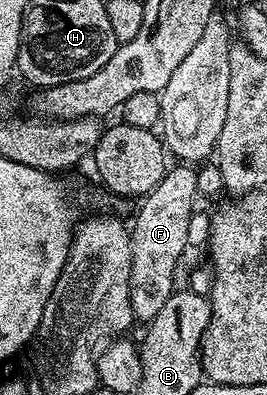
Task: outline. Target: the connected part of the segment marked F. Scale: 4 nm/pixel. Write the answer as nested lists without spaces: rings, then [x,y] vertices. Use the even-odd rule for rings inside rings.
[[[175,163],[167,170],[167,174],[153,187],[153,191],[142,198],[139,214],[135,217],[135,225],[131,231],[131,306],[135,312],[136,322],[149,323],[165,307],[165,299],[169,299],[176,292],[175,272],[179,269],[179,260],[187,249],[187,236],[191,233],[191,212],[195,209],[195,197],[200,196],[199,175],[190,164]]]

